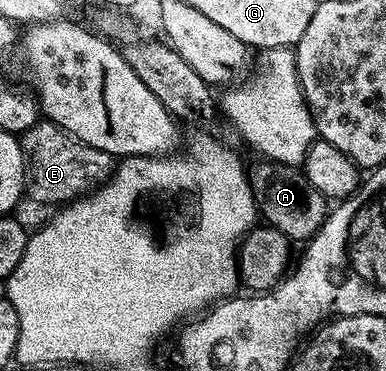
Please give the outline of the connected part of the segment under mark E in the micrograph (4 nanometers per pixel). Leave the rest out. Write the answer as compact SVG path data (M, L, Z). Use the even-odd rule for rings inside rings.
M47 120L19 135L20 146L26 155L26 194L36 202L45 202L51 208L67 204L108 181L114 173L113 155L98 148L90 148L82 140L67 134L61 126Z

